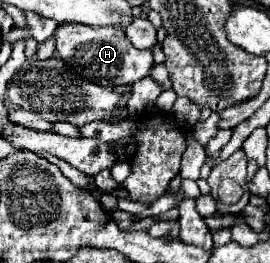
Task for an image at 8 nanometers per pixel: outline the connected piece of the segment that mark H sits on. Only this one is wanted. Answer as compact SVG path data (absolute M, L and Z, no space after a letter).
M62 24L56 28L56 50L64 62L68 62L78 74L84 74L90 82L100 86L124 86L134 84L150 76L154 58L150 50L138 50L126 38L124 30L116 28L92 28L84 24Z

